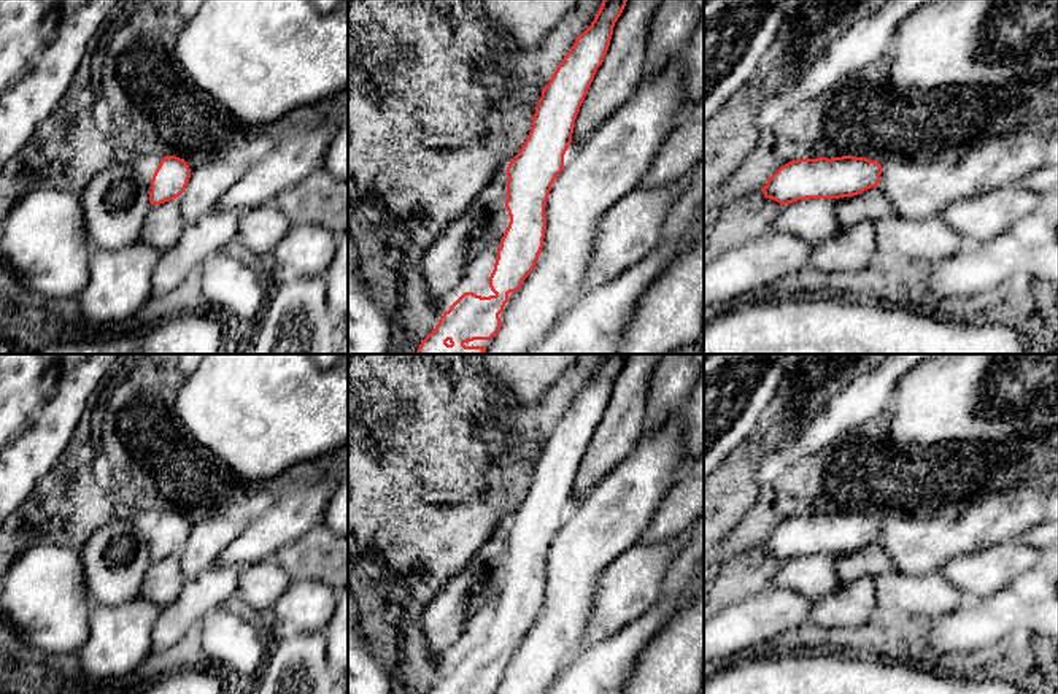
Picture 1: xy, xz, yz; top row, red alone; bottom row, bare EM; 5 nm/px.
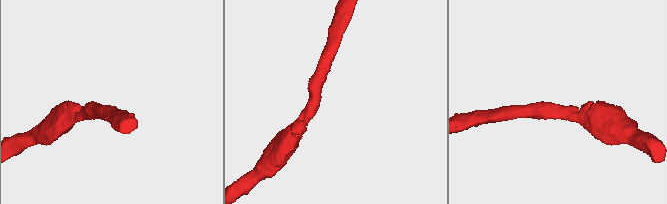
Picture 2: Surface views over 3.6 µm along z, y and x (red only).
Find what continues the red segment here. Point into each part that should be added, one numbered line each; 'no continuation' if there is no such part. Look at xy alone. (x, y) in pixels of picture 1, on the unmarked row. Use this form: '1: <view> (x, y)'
no continuation

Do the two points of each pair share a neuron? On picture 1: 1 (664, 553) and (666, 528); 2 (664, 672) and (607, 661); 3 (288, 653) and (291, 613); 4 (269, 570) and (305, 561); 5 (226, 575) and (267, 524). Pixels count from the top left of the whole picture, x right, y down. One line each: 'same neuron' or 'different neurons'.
1: different neurons
2: different neurons
3: different neurons
4: different neurons
5: different neurons

